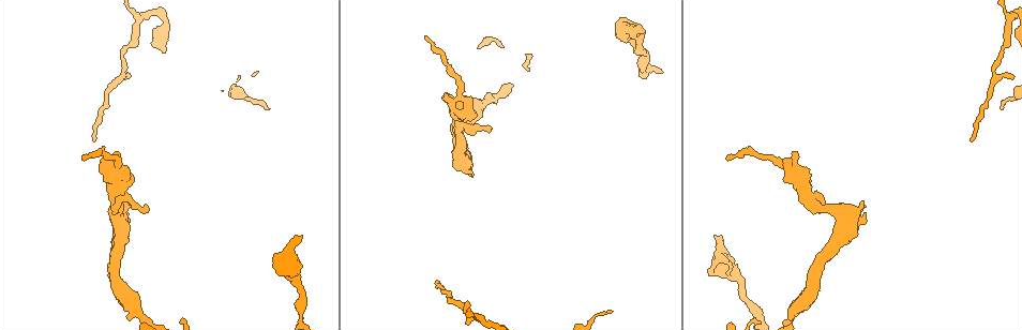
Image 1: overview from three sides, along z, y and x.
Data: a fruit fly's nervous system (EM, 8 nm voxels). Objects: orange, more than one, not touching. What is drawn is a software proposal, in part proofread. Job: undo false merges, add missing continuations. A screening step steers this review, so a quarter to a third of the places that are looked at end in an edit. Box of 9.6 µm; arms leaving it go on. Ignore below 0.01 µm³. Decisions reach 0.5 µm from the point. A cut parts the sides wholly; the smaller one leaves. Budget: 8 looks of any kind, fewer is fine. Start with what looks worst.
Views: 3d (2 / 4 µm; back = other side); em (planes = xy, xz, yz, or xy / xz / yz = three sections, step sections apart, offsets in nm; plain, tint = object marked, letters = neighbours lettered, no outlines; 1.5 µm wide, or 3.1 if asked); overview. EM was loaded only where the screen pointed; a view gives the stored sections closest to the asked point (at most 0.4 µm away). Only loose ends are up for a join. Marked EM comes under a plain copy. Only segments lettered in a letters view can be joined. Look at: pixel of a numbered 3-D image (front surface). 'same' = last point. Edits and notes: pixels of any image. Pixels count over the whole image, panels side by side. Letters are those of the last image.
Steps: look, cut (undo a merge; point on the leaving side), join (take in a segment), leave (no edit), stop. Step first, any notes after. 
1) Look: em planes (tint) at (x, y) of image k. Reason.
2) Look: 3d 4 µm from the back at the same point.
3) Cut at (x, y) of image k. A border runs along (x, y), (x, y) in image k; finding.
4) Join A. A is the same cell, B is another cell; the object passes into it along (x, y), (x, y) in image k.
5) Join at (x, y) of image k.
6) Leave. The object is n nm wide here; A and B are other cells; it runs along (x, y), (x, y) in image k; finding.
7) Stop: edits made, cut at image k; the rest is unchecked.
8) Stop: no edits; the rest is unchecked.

Look: em planes (letters) at (639, 24) of image 1. An open end.

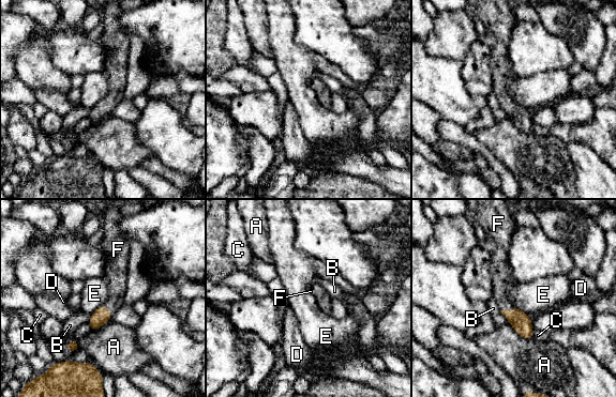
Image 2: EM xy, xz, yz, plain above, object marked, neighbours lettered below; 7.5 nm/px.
Join F. F is the same cell, A, B, C, D and E are other cells; the object passes into it along (521, 322), (507, 310), (502, 279) in image 2; the cell continues.

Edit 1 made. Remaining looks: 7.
Look: 3d 2 µm at (438, 281) of image 1. Thin end.

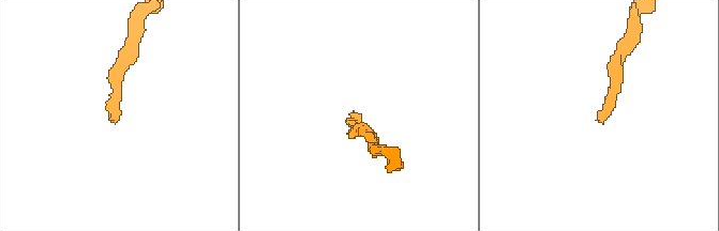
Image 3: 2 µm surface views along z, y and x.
Look: em planes (letters) at (350, 114) of image 3. Now the EM.

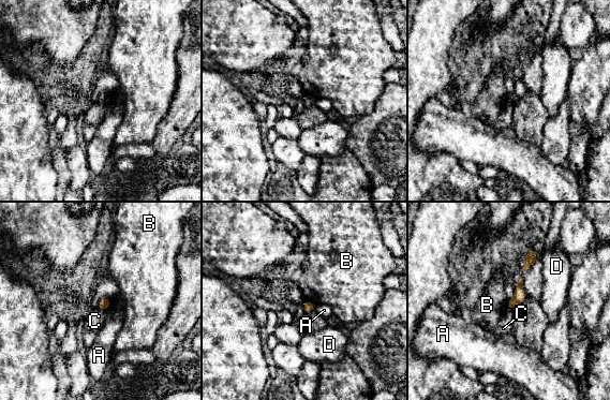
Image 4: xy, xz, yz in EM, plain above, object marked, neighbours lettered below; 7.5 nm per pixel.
Leave. The longest contact is with A, 100 nm; A, B, C and D are other cells; a border runs along (506, 307), (514, 310) in image 4; no lettered segment goes on from it.

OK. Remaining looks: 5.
Look: em yz step 8 (tint) at (726, 159) of image 1. Tapers out.

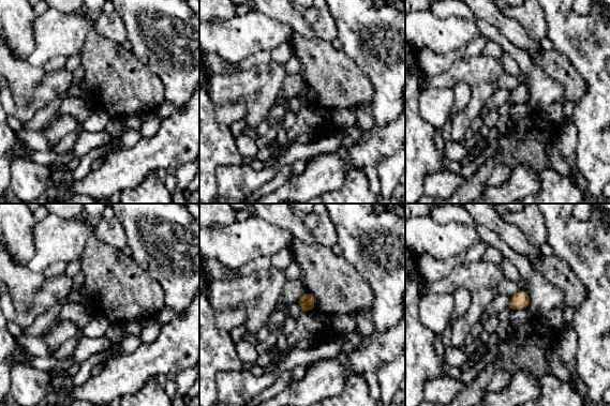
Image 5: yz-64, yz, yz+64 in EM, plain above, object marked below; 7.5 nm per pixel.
Look: em yz step 8 (letters) at the same point. See the neighbours.

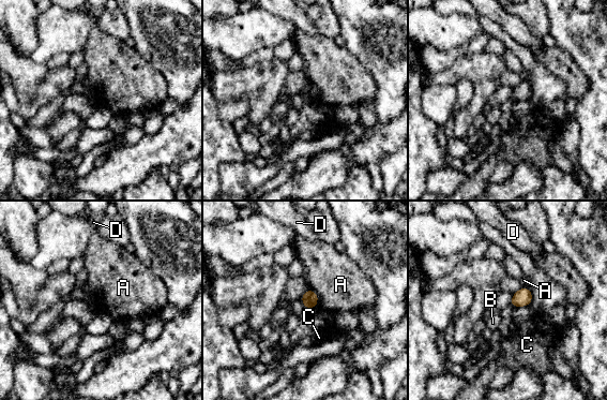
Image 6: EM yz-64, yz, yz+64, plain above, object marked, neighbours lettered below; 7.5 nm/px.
Leave. The longest contact is with A, 150 nm; A, B, C and D are other cells; a border runs along (309, 289), (317, 295), (316, 307) in image 6; no lettered segment goes on from it.

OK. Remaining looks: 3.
Stop: edits made, join at image 2; the rest is unchecked.

